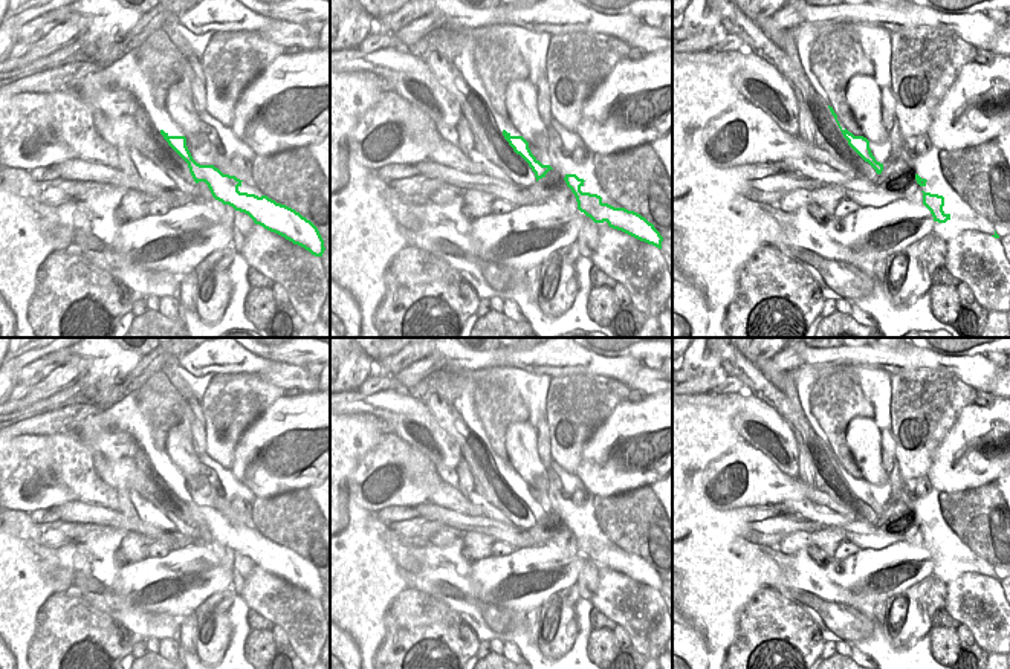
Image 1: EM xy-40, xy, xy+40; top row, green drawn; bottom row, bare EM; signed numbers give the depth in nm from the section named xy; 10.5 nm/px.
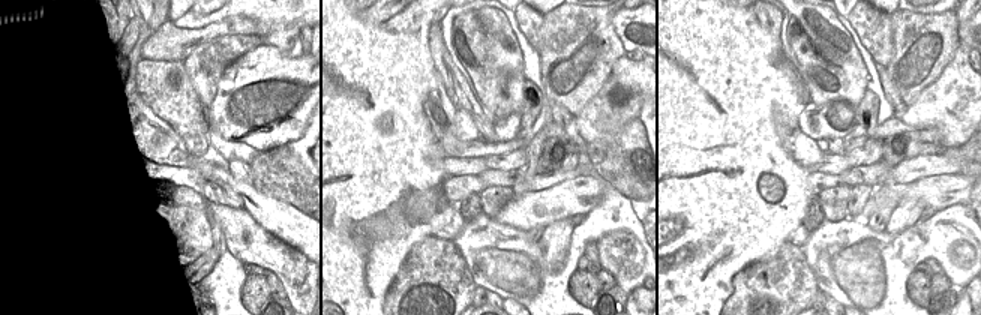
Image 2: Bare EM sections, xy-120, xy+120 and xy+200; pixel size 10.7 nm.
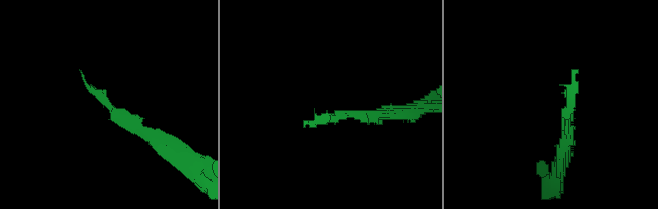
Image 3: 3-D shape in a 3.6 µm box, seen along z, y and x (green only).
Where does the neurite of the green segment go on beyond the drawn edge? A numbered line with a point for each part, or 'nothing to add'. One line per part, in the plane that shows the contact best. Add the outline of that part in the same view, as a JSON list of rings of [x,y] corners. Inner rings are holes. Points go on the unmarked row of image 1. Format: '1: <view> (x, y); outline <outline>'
1: xy-40 (115, 463); outline [[[101,432],[90,455],[96,475],[105,484],[116,490],[128,487],[130,492],[139,493],[179,527],[188,506],[168,487],[160,473],[183,478],[182,473],[163,455],[162,467],[156,467],[150,460],[156,478],[147,483],[147,472],[139,467],[136,452],[138,446],[128,432]]]

